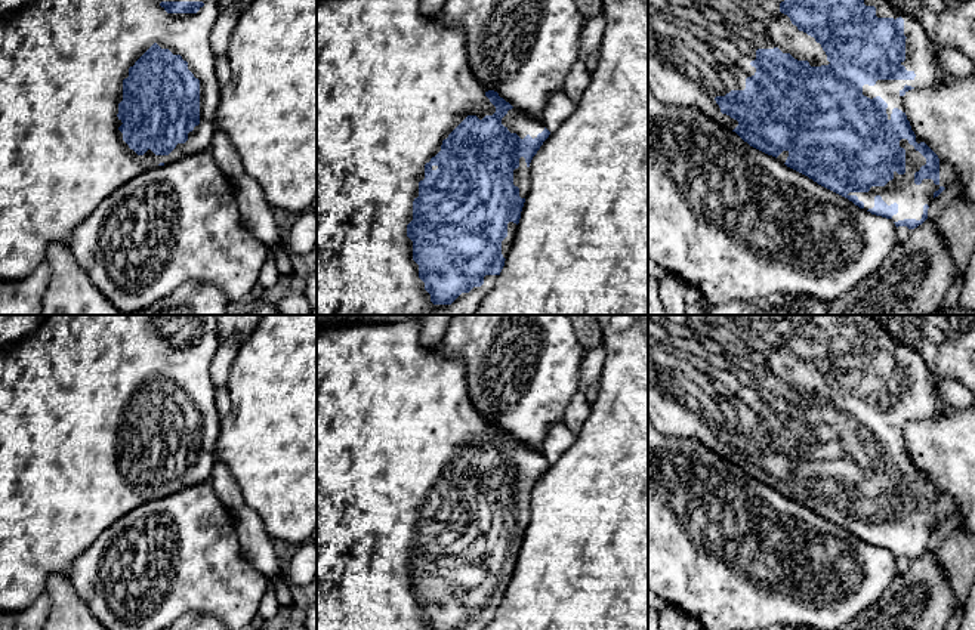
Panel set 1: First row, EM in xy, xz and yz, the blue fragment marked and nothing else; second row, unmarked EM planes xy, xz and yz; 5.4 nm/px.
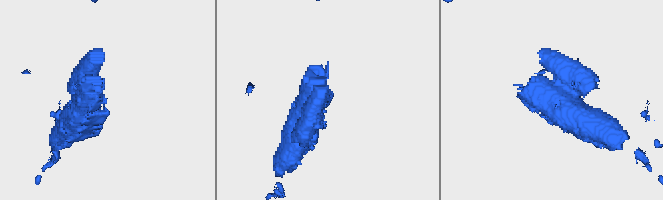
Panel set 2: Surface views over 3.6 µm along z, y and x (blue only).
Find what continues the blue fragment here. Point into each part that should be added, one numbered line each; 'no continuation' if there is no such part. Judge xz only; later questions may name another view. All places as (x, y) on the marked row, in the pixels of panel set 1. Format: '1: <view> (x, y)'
1: xz (391, 85)

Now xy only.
1: xy (62, 62)

